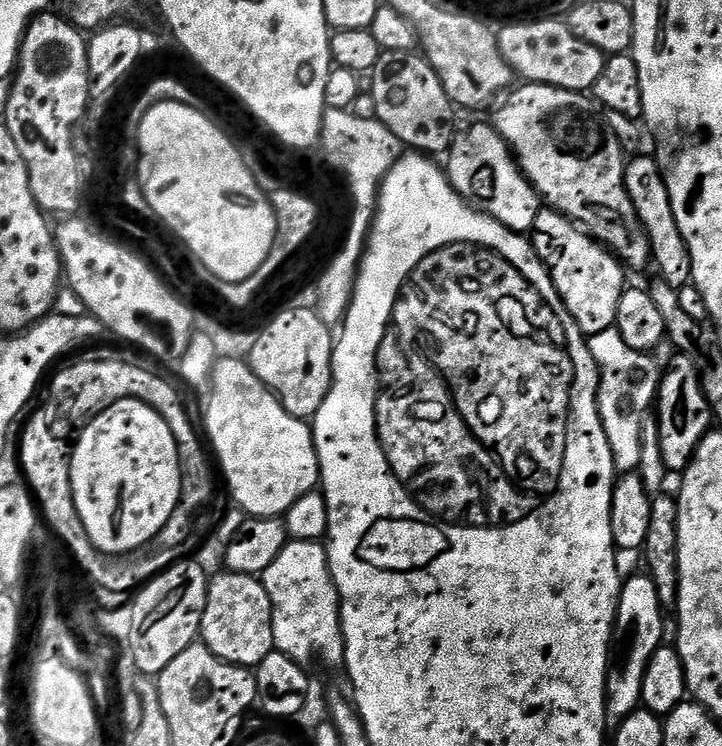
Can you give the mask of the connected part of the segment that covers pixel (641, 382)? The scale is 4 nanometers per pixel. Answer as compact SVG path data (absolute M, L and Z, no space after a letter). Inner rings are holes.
M615 326L602 330L602 334L587 337L587 342L600 371L598 410L606 430L606 442L610 442L614 466L617 473L635 473L642 458L642 426L656 403L662 379L661 369L656 369L657 361L649 353L626 346Z

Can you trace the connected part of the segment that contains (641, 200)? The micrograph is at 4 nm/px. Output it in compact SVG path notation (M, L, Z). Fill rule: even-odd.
M651 155L633 156L624 169L624 185L630 194L630 202L646 230L646 238L652 251L651 263L656 264L659 279L665 280L672 288L681 289L692 283L692 259L690 250L678 230L678 218L674 218L674 206L670 202L668 187L664 181L659 163Z

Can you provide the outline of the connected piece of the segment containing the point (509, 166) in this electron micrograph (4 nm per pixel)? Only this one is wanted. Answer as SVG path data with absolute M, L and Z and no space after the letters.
M491 123L472 124L465 132L457 131L452 146L446 153L446 159L448 159L446 171L452 188L464 197L476 211L493 216L495 220L502 222L502 226L506 226L512 232L531 233L534 218L538 218L538 214L542 210L541 198L536 192L536 187L525 178L511 148L508 147L508 143L502 139Z

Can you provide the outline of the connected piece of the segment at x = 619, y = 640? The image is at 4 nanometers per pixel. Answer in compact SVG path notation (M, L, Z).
M641 574L623 581L620 586L620 605L616 611L616 624L612 628L612 655L608 661L606 678L606 714L607 727L615 730L632 712L642 704L642 681L646 678L646 666L650 658L665 643L665 609L658 602L658 586L654 586L651 576Z

